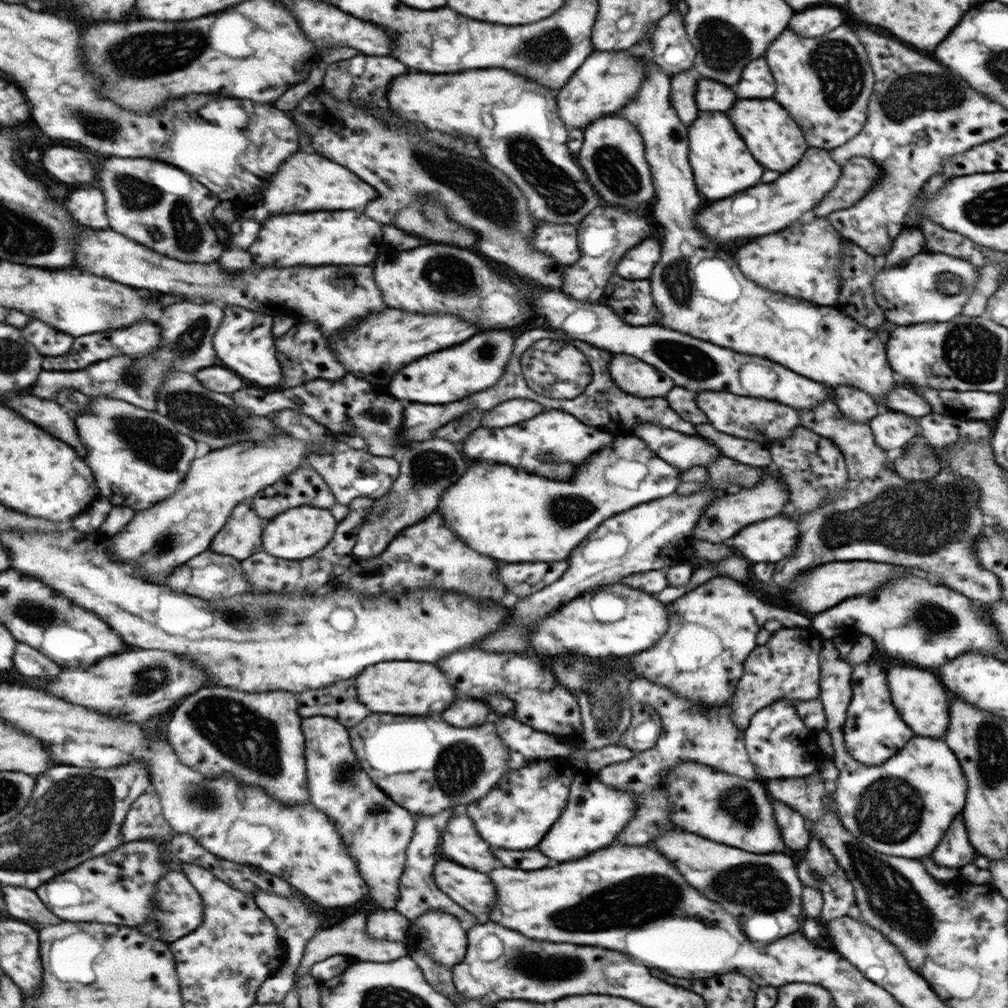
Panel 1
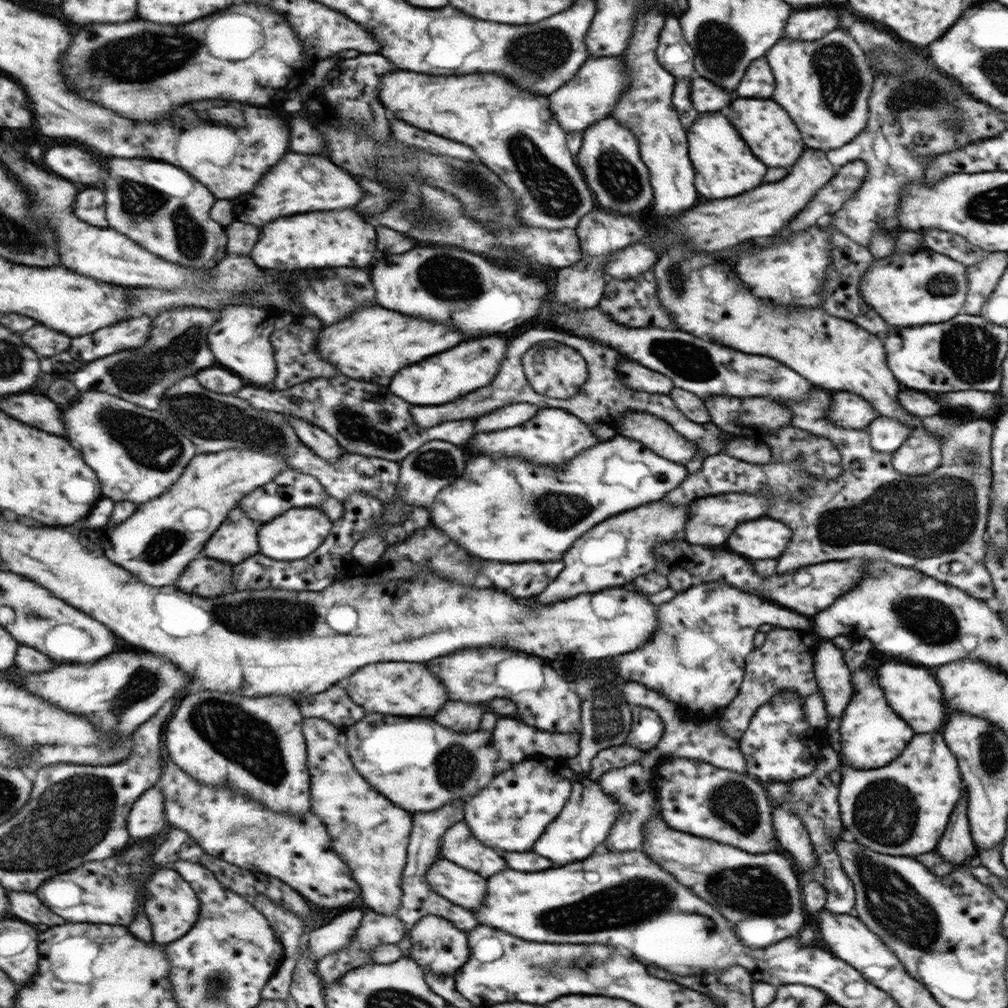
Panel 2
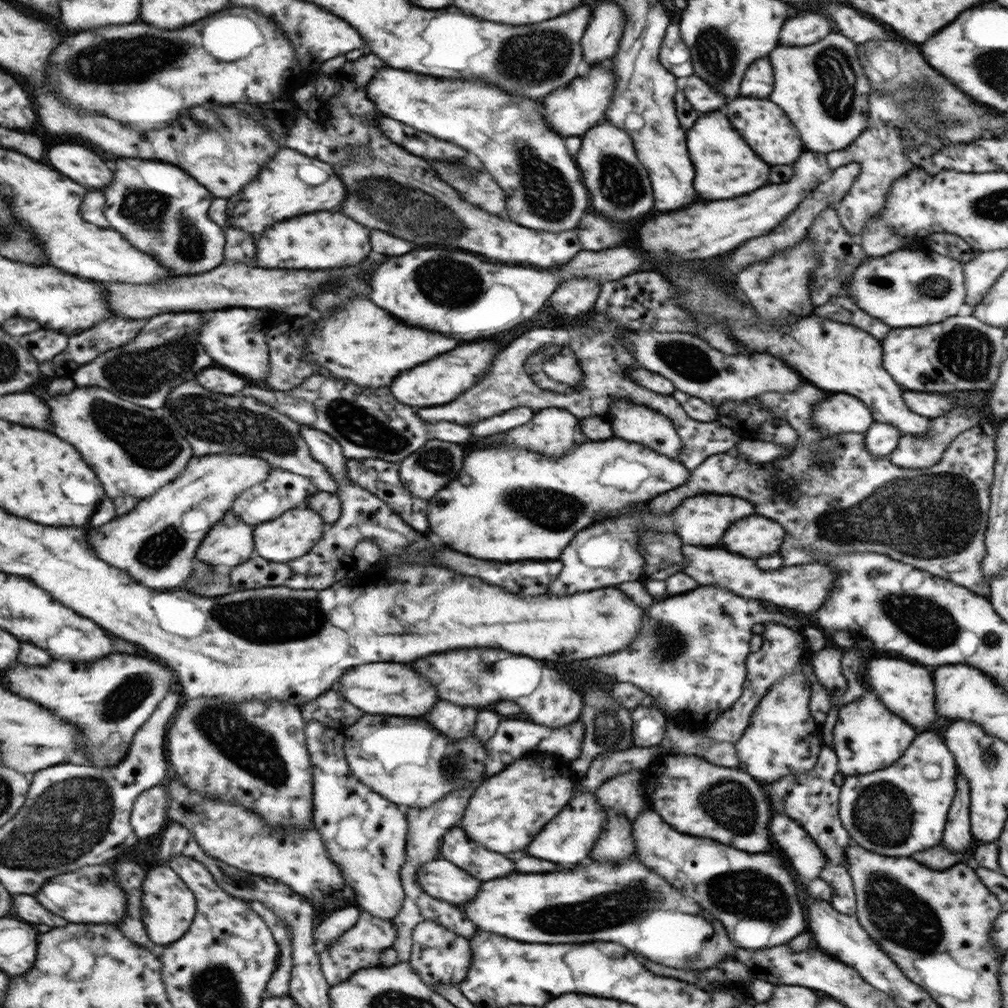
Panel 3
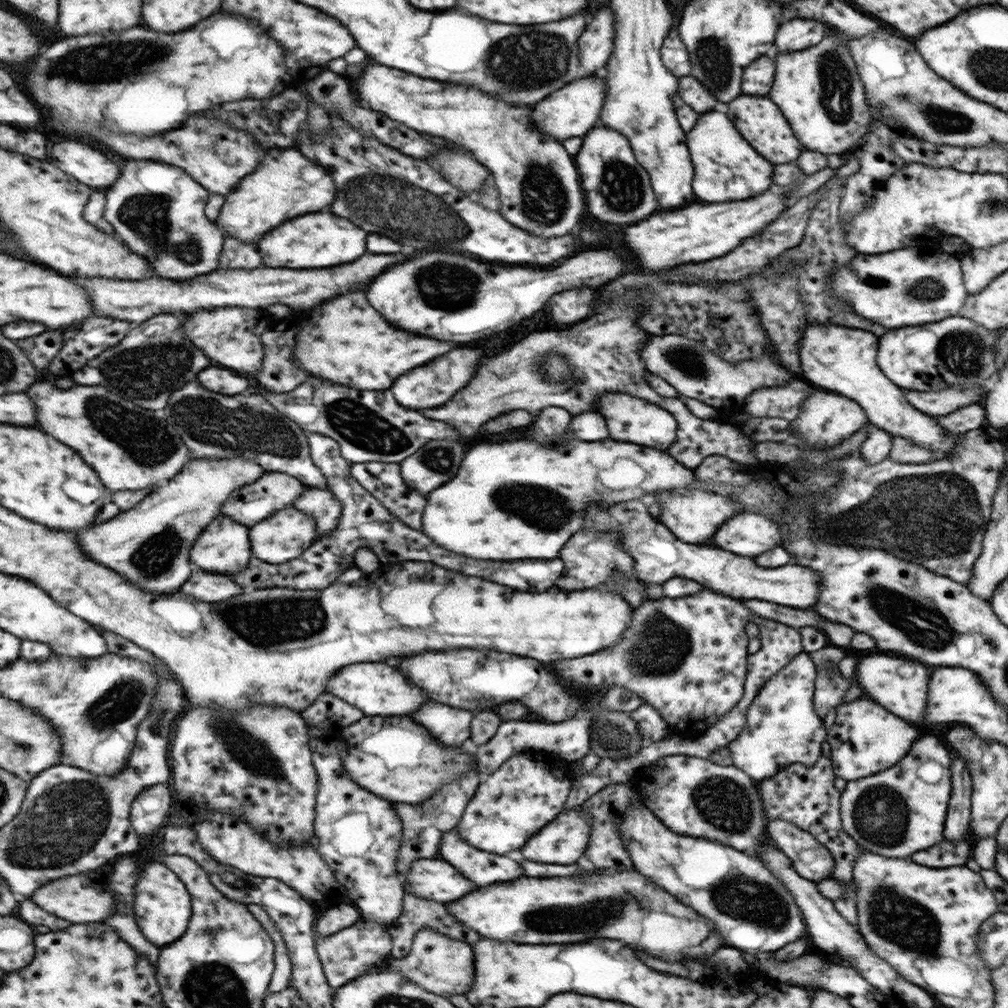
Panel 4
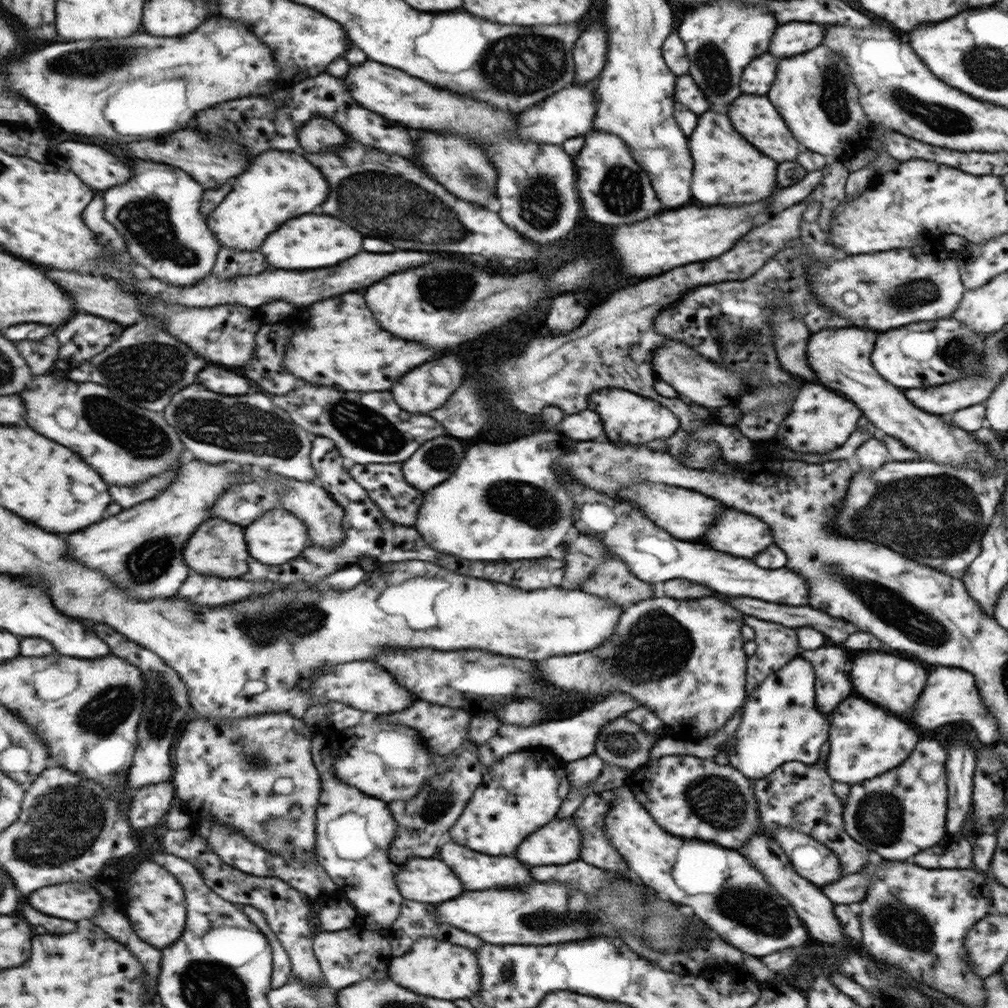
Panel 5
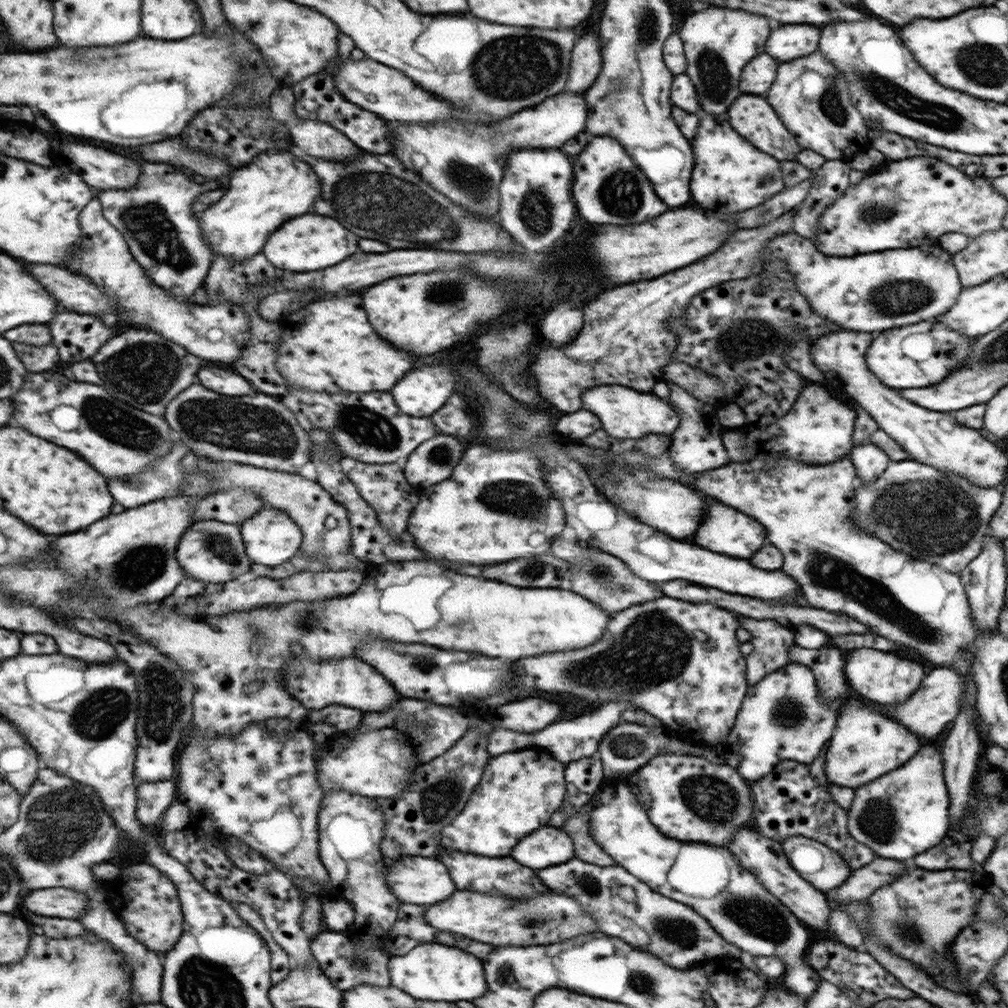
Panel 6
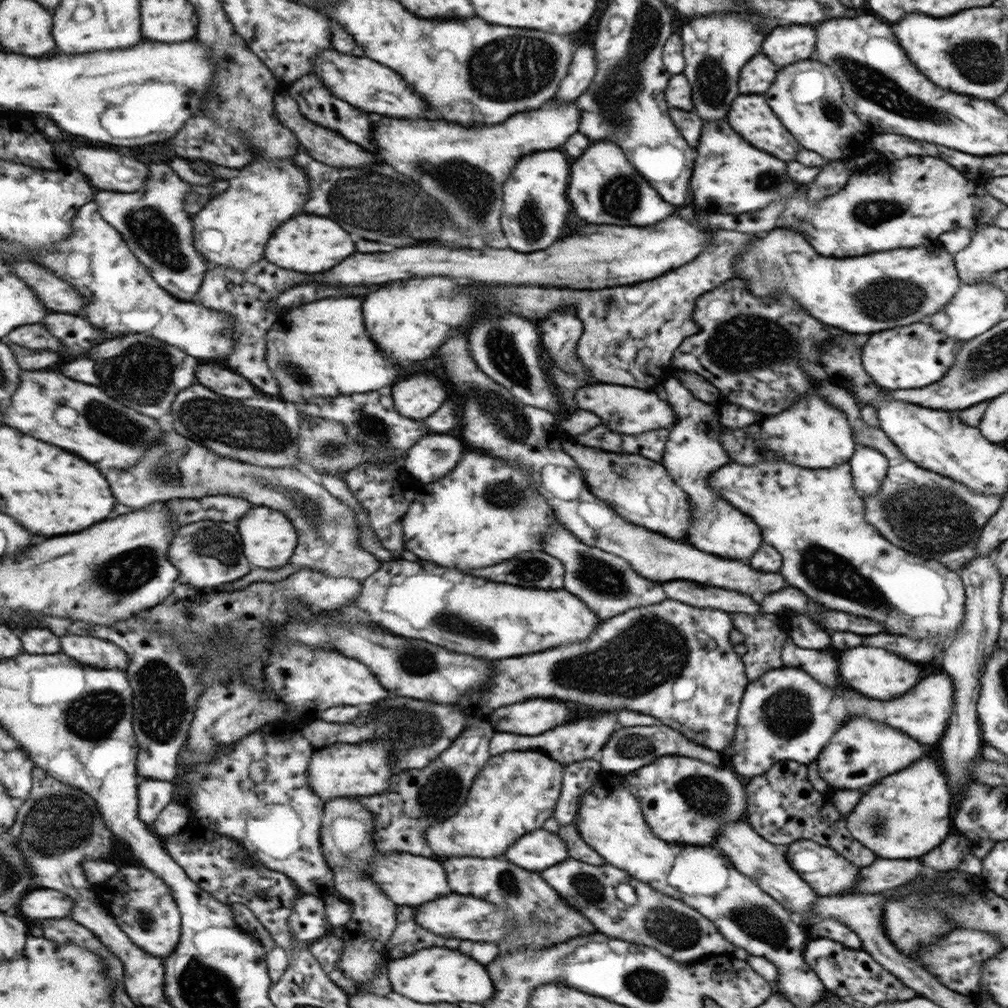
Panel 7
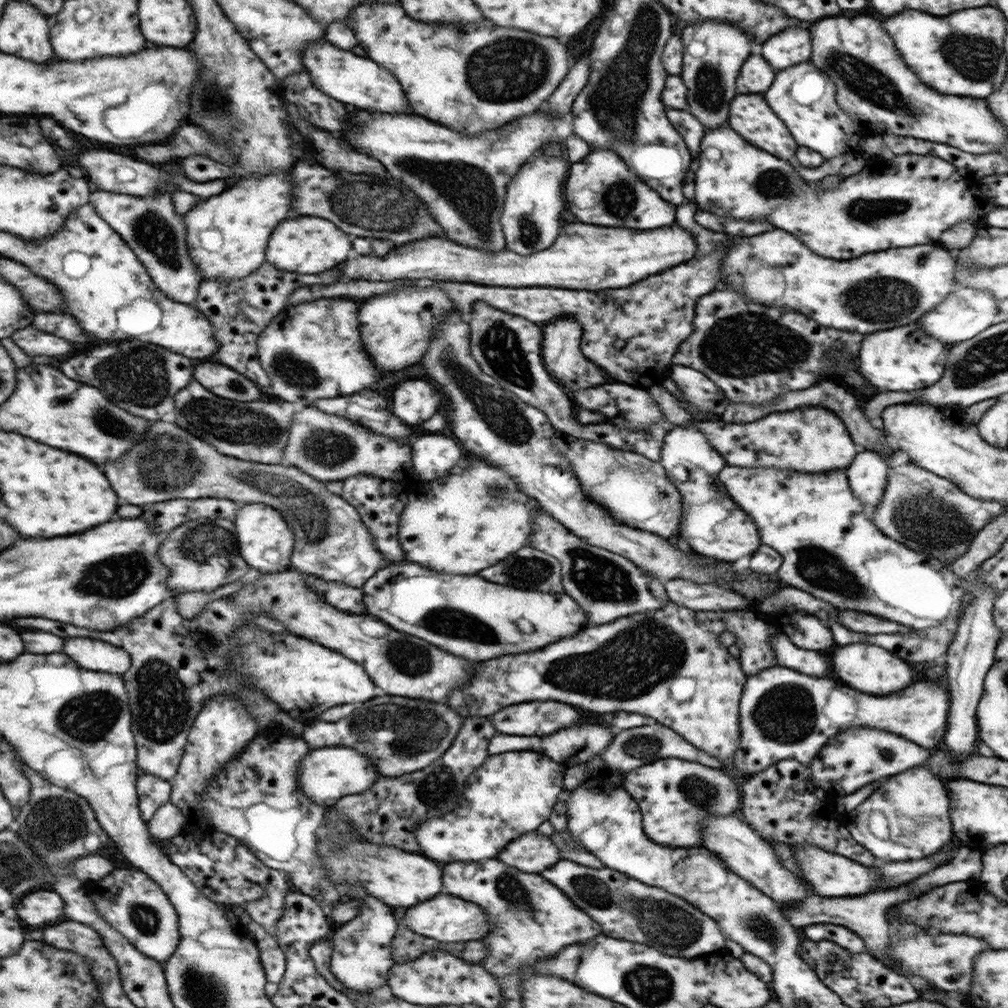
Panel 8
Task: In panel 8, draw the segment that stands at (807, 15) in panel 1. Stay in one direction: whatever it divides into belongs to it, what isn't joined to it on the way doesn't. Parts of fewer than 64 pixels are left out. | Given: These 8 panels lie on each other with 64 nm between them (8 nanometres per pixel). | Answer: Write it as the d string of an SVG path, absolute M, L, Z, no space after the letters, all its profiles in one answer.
M794 25L771 36L763 44L761 56L773 70L809 61L811 54L810 32L805 25Z

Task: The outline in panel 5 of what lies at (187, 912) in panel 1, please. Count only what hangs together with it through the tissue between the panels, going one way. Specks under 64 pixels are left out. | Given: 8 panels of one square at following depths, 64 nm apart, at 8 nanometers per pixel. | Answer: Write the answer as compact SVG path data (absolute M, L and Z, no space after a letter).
M154 860L139 863L129 878L127 917L134 931L149 944L163 951L175 944L187 927L186 893L174 874Z

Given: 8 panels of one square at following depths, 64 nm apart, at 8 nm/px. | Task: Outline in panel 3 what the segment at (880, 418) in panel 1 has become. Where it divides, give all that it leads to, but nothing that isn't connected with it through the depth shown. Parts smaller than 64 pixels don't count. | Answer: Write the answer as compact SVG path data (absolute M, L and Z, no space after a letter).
M872 422L863 434L865 449L871 456L888 456L898 447L899 438L903 436L898 428L884 422Z

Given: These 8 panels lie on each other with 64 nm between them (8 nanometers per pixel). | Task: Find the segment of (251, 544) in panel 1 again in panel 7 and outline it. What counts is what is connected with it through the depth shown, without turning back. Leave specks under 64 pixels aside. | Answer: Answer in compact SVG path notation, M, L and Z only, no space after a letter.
M201 520L182 525L174 534L168 552L168 560L179 569L179 583L193 585L197 588L217 588L229 584L237 584L245 574L251 572L249 559L243 554L242 536L237 530L236 522Z

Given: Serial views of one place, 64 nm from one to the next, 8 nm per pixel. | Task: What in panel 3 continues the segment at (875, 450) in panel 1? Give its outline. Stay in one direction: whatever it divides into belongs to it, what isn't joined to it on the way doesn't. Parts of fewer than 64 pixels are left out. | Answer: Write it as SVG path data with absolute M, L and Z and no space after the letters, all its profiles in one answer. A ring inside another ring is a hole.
M803 383L796 388L796 391L782 393L782 392L763 392L761 396L755 396L755 402L761 408L768 410L770 414L776 416L776 418L783 419L788 422L788 425L794 429L797 433L797 446L793 452L790 452L786 457L778 459L776 463L759 463L751 462L741 458L739 456L733 456L732 454L721 453L718 455L708 456L698 467L690 471L690 478L686 480L681 486L674 488L673 490L658 494L653 498L650 498L645 502L646 508L652 510L655 514L668 514L672 508L678 505L680 500L689 498L693 495L706 495L706 494L718 494L718 495L733 495L743 497L745 500L751 501L755 506L755 512L761 514L761 516L771 516L771 520L778 521L786 531L787 540L783 540L783 548L779 547L779 554L783 556L783 566L791 566L791 564L807 564L809 562L819 562L829 555L842 555L845 553L858 553L868 552L882 554L891 557L891 560L901 561L903 564L913 565L915 568L923 569L925 572L933 576L943 577L945 580L950 580L953 584L963 586L963 588L974 592L977 595L981 595L988 598L988 581L984 580L982 576L981 562L986 554L985 545L985 532L986 524L989 522L989 508L990 508L990 488L995 479L995 464L996 464L996 452L995 450L995 436L997 436L997 429L993 428L991 424L980 420L975 426L960 432L953 438L953 441L947 446L947 449L943 451L941 458L932 466L924 469L904 469L899 468L898 465L891 464L891 461L886 456L871 456L865 449L865 436L863 433L846 432L846 434L821 434L821 430L818 430L816 426L812 425L810 420L810 414L812 406L819 404L821 399L827 395L826 391L818 389L809 383ZM819 443L825 451L829 451L830 458L832 458L832 470L829 474L823 474L814 461L812 451L814 450L814 444ZM763 486L773 486L769 492L761 492L759 488Z

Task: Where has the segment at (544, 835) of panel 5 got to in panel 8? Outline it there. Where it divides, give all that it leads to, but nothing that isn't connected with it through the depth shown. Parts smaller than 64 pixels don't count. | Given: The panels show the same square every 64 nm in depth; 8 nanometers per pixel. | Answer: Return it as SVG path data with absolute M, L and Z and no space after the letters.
M529 831L511 848L503 848L503 856L497 856L507 866L519 868L521 872L541 872L557 862L557 848L549 842L549 838L541 836L537 831Z

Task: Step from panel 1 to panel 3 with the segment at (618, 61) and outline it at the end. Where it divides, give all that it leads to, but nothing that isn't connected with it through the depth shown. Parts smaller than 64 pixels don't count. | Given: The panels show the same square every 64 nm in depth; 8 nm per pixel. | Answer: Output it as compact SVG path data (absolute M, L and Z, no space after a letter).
M608 60L589 64L585 75L577 76L565 86L551 91L541 99L542 117L549 128L563 137L580 136L603 120L614 92L614 73Z

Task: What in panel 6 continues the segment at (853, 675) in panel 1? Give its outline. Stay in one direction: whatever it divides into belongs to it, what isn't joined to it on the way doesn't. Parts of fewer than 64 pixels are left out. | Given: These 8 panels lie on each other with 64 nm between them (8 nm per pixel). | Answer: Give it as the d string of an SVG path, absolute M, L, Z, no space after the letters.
M849 697L849 704L842 706L828 740L823 772L828 784L844 786L852 790L865 785L886 772L899 768L915 754L919 747L917 737L900 724L871 712Z

